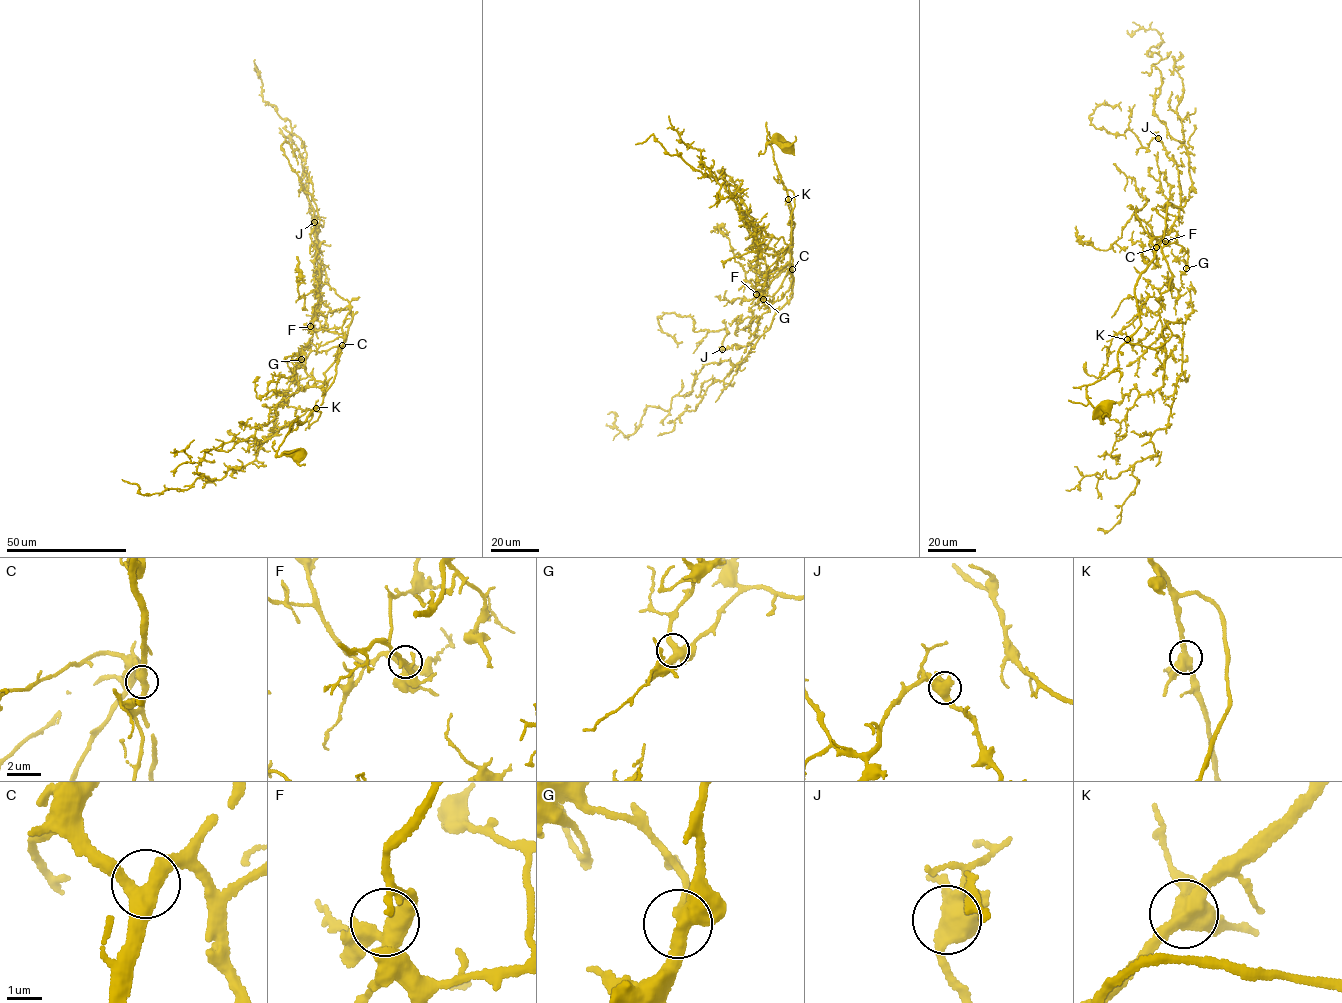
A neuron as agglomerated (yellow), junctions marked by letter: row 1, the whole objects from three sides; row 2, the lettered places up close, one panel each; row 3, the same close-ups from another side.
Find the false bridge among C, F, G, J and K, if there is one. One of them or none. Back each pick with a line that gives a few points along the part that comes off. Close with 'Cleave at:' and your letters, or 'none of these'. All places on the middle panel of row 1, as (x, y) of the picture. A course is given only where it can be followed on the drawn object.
Cleave at: none of these

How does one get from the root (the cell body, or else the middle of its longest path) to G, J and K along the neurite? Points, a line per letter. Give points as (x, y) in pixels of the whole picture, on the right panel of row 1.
G: (1107, 408), (1101, 423), (1087, 386), (1117, 367), (1140, 325), (1139, 274), (1172, 243), (1186, 268)
J: (1107, 408), (1101, 423), (1087, 386), (1117, 367), (1140, 325), (1135, 285), (1181, 204), (1178, 166), (1158, 138)
K: (1107, 408), (1101, 423), (1101, 417), (1087, 398), (1087, 386), (1117, 367), (1118, 349), (1127, 339)

